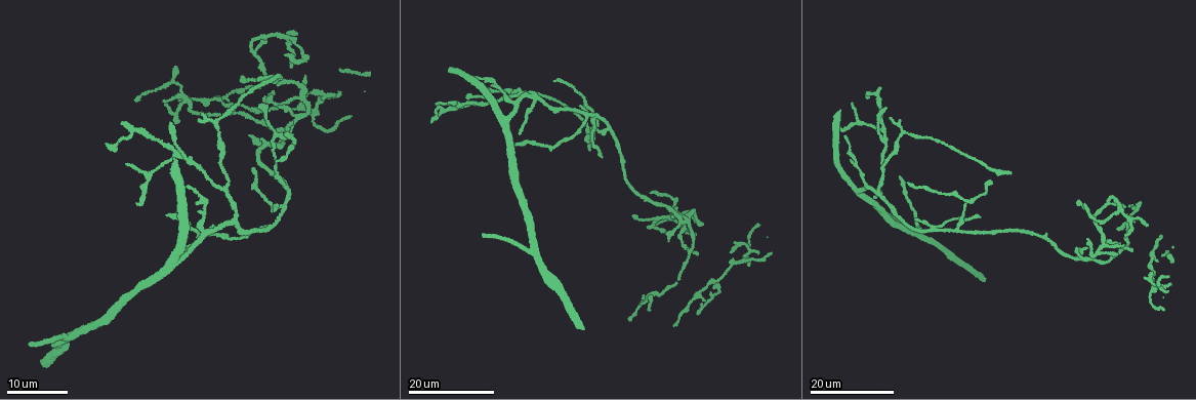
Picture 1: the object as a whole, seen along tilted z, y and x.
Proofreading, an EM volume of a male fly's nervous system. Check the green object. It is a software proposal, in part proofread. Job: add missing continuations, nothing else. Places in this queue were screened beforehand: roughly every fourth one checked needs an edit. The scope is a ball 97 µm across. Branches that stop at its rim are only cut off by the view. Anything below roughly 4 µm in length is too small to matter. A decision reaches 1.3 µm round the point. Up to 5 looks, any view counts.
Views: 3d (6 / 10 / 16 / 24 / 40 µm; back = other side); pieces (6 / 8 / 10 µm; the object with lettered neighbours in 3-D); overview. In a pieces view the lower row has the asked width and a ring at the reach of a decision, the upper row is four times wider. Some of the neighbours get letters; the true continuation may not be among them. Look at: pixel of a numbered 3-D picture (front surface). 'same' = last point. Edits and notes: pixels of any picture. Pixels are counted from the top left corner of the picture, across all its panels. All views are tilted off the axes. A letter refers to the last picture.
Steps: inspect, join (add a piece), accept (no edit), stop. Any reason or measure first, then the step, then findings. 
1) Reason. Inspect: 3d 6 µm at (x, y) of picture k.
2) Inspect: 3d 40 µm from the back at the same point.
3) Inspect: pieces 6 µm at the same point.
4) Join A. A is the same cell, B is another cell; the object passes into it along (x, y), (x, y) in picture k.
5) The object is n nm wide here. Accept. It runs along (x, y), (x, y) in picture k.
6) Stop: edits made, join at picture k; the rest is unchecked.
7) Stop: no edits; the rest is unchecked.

Thin end. Inspect: 3d 16 µm at (1088, 248) of picture 1.

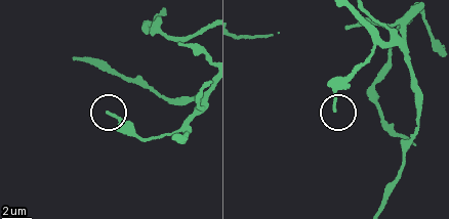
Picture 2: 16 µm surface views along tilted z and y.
What lies round it. Inspect: pieces 6 µm at (110, 112) of picture 2.

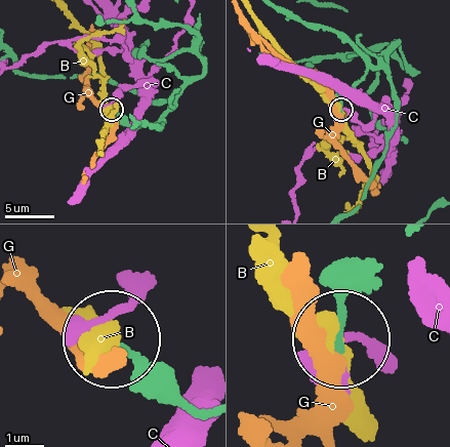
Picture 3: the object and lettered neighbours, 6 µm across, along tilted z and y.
The object is 180 nm wide here. Accept. B, C and G are other cells; it runs along (292, 12), (326, 27), (366, 65), (340, 109) in picture 3; no lettered piece goes on from it.

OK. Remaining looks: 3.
Branch stops here. Inspect: 3d 16 µm at (176, 122) of picture 1.

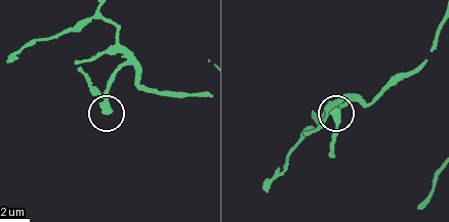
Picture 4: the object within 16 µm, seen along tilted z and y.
See the neighbours. Inspect: pieces 10 µm at (107, 113) of picture 4.

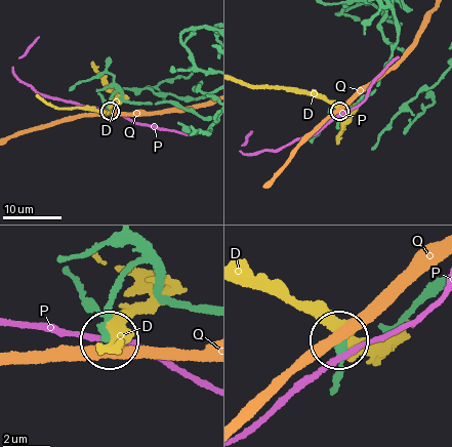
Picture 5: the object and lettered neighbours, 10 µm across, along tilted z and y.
Accept. D, P and Q are other cells; none of them fits.

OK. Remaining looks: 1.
Stop: no edits; the rest is unchecked.

